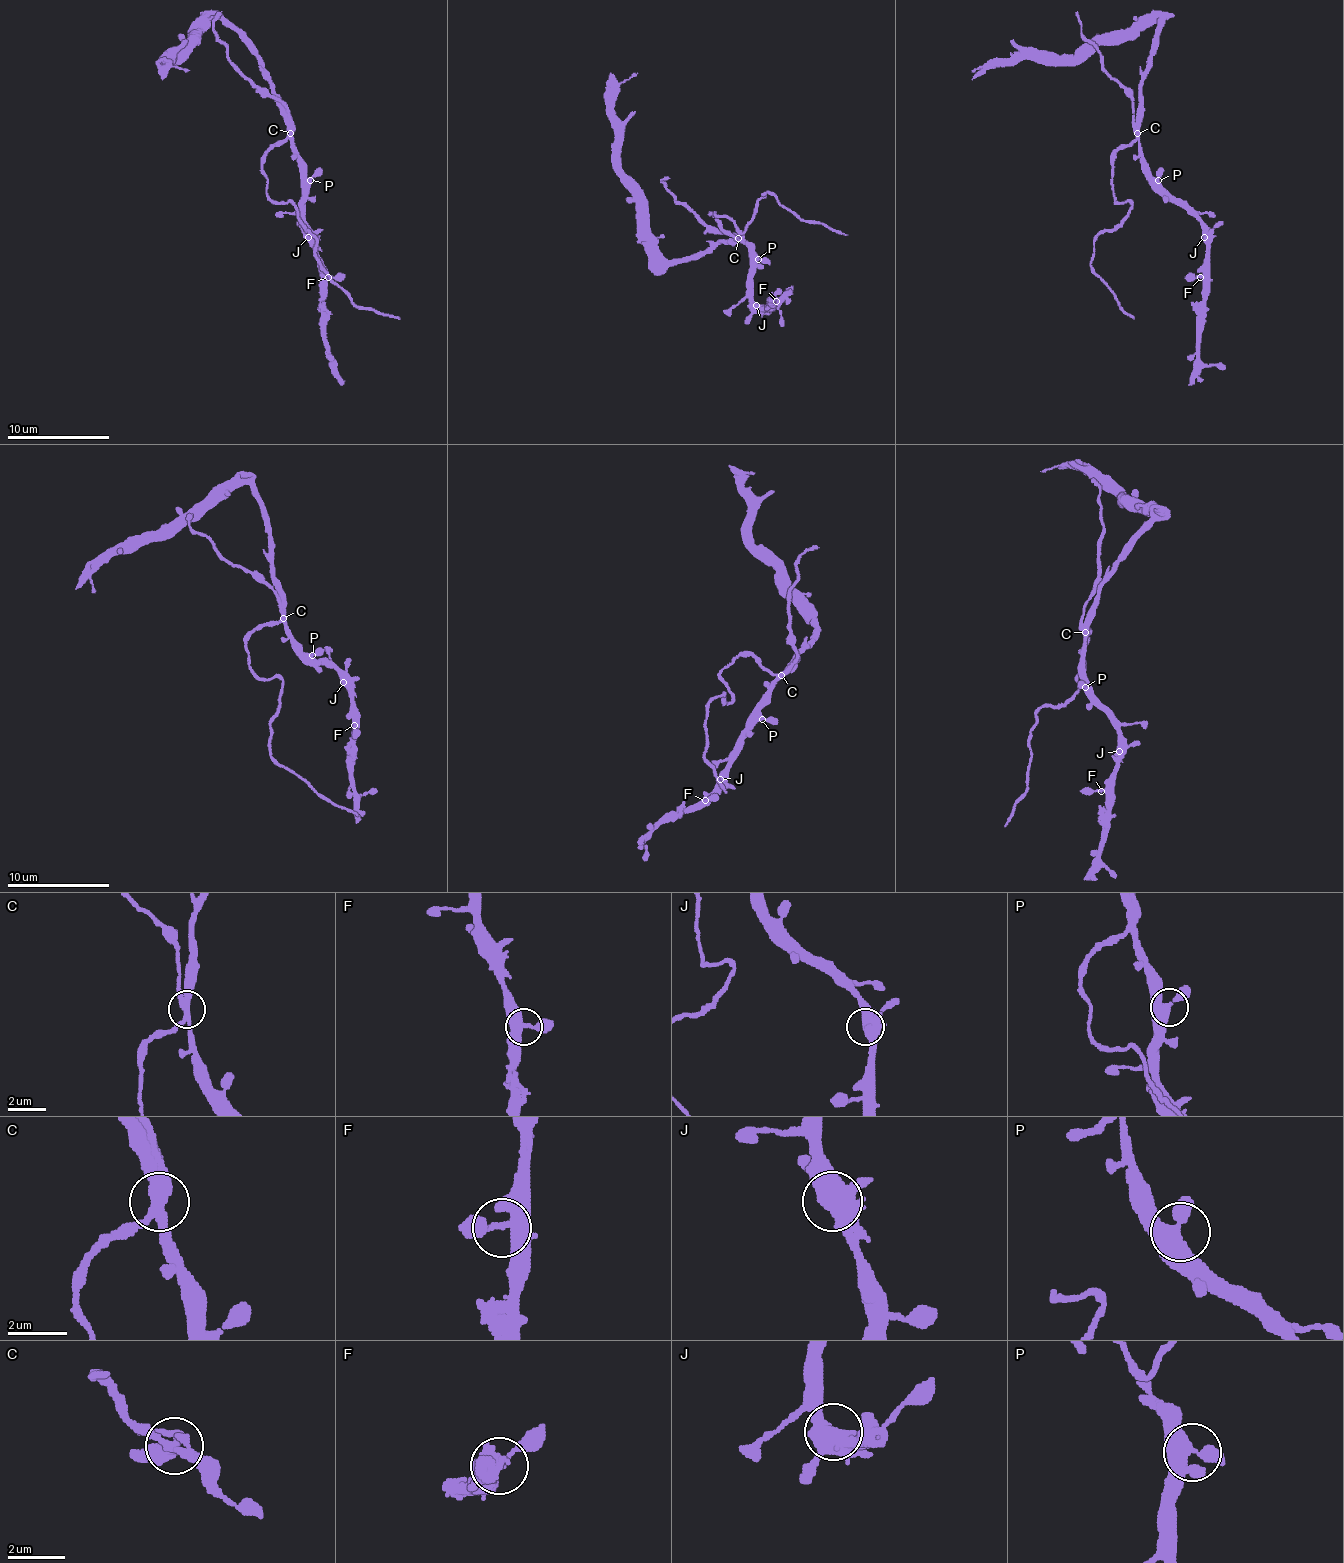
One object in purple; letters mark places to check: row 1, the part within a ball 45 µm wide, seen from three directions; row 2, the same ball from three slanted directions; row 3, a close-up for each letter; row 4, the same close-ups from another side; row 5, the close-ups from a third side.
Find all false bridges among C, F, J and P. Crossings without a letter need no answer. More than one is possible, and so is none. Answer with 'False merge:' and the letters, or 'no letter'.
False merge: C

